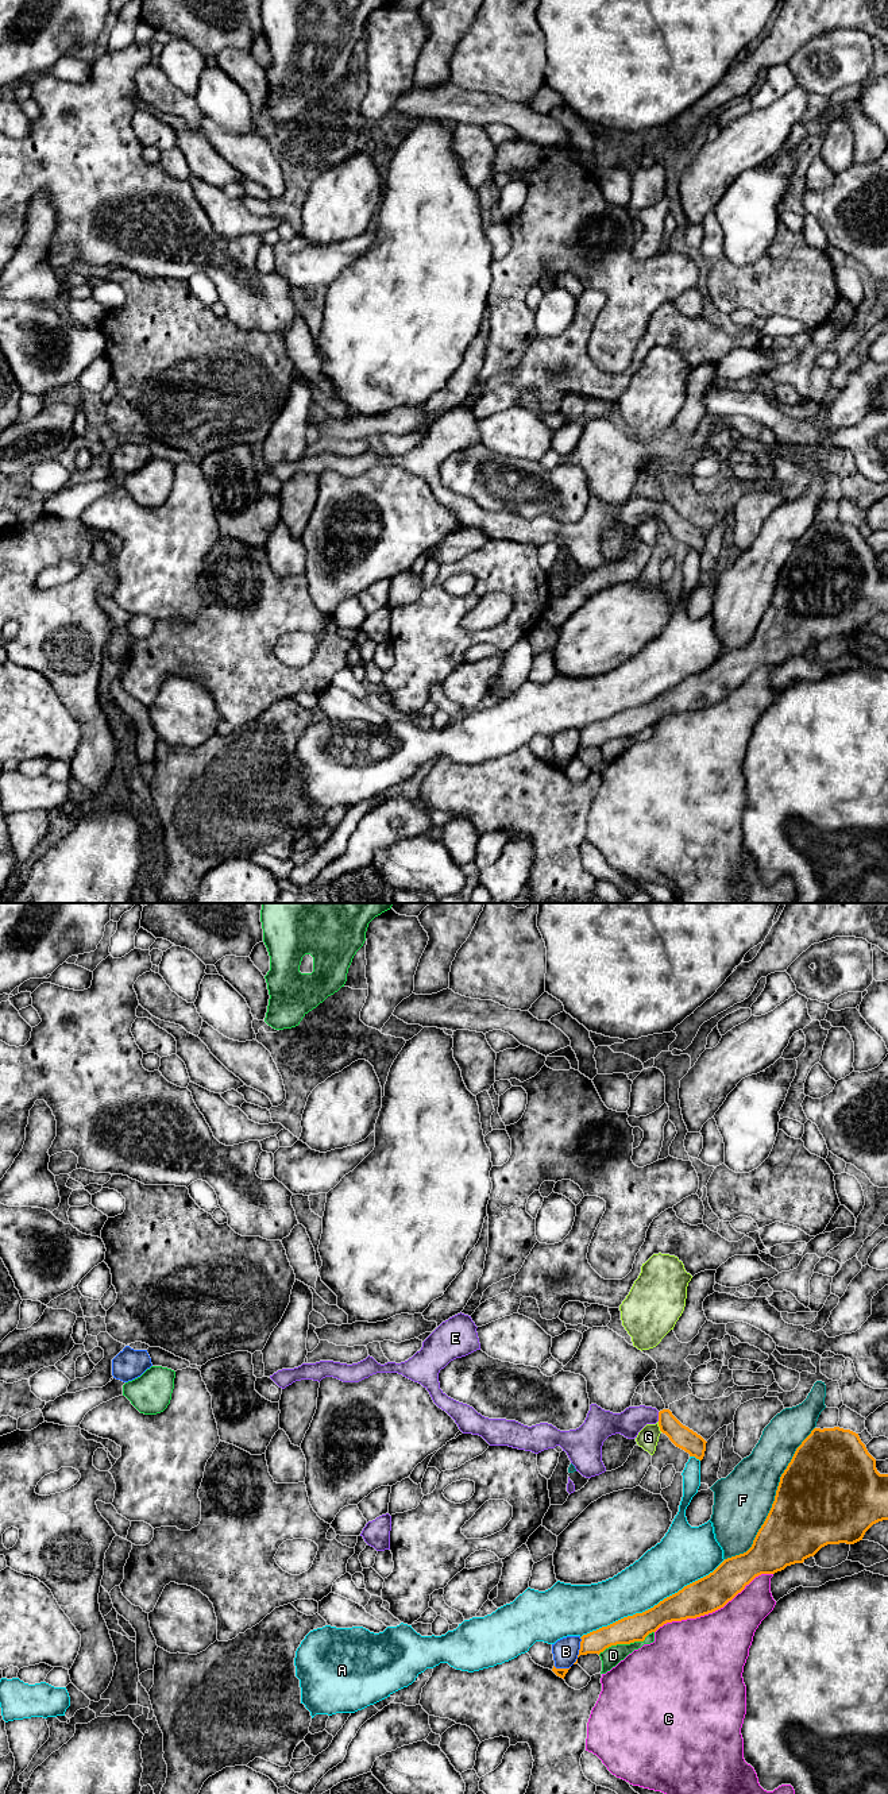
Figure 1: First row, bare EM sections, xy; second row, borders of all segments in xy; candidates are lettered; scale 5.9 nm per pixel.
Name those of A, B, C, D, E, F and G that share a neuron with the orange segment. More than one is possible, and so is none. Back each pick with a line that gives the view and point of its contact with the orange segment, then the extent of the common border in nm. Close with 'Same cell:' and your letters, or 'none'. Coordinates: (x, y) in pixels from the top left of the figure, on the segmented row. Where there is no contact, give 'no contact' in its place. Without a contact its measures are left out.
E: meets orange in xy at (659, 1416); contact 60 nm long
Same cell: E

